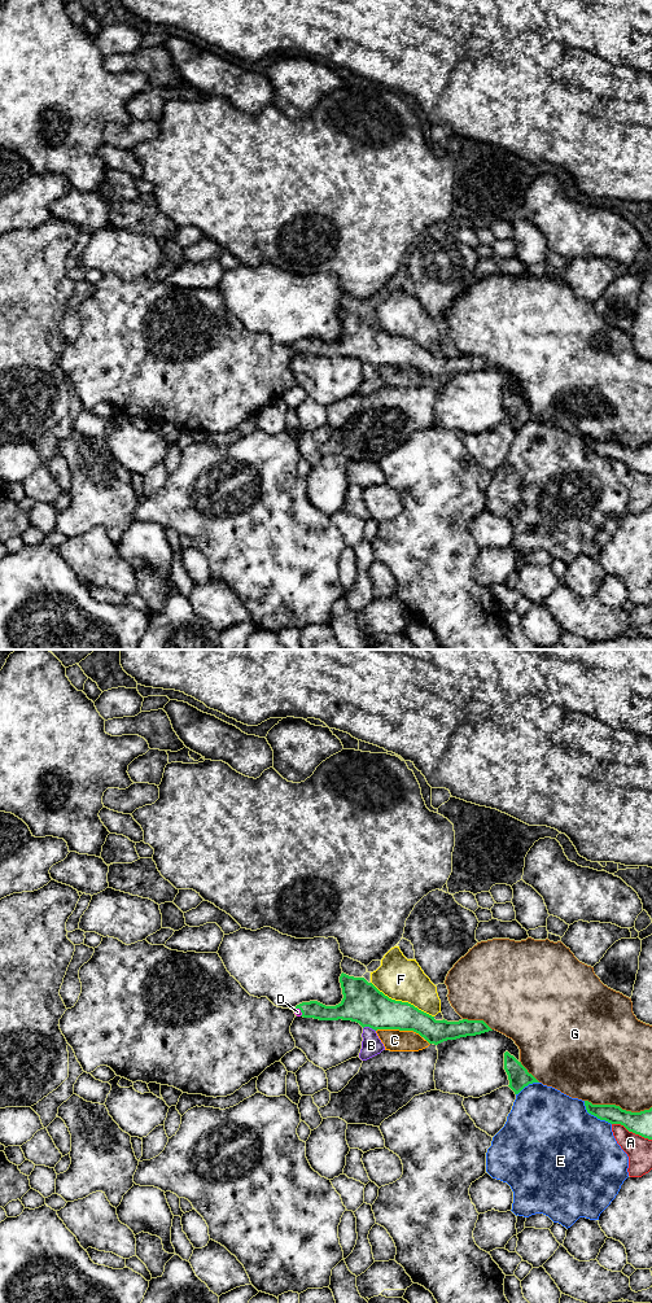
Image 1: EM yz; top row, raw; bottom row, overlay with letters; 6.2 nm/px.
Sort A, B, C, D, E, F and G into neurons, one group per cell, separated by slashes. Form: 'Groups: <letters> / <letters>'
Groups: A / B / C / D / E / F / G

